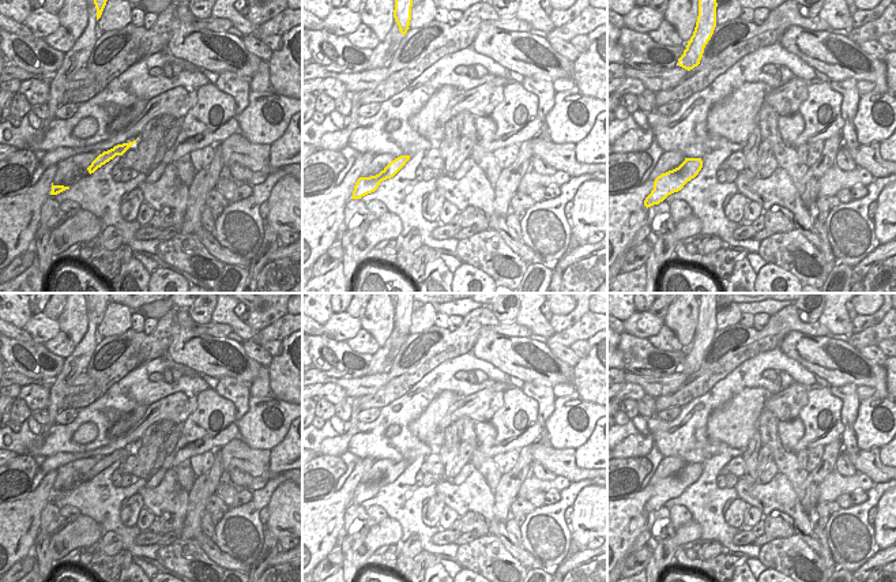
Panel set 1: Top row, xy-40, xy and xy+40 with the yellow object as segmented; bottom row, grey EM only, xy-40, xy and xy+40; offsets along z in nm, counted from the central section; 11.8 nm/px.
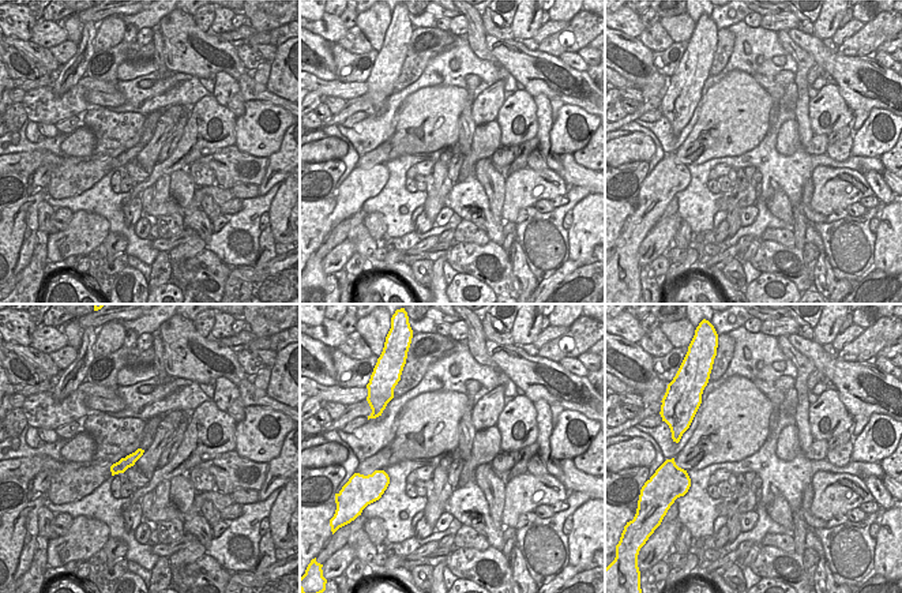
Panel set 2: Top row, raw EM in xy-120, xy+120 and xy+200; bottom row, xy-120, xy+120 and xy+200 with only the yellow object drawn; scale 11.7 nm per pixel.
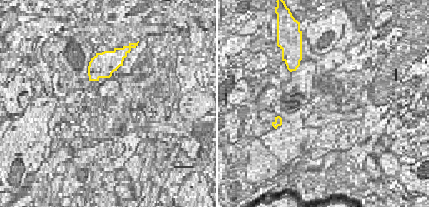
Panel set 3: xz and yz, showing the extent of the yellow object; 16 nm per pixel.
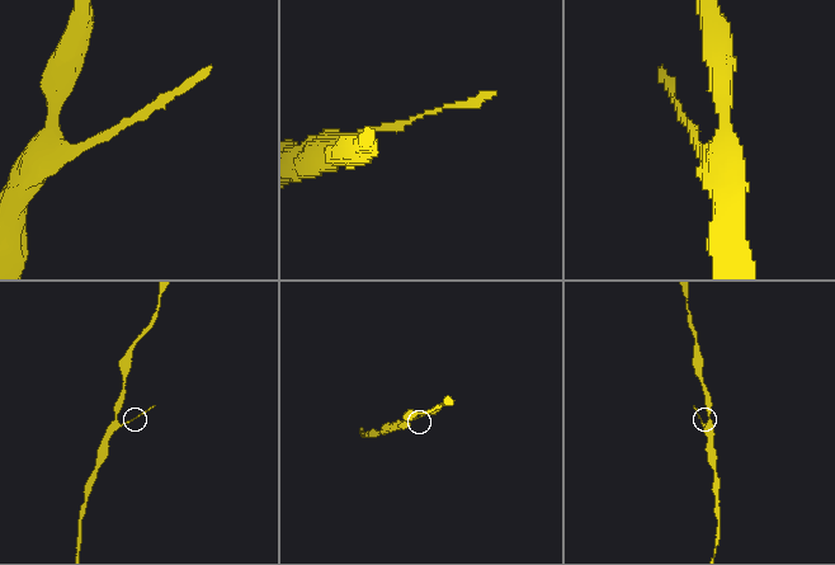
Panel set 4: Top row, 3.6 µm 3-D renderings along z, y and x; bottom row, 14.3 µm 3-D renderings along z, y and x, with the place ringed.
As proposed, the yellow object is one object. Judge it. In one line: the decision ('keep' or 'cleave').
keep

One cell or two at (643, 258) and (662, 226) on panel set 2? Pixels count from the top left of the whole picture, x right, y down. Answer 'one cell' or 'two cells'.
one cell

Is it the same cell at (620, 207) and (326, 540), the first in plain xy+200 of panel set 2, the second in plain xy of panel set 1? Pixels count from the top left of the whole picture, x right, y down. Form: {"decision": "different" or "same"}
{"decision": "same"}

